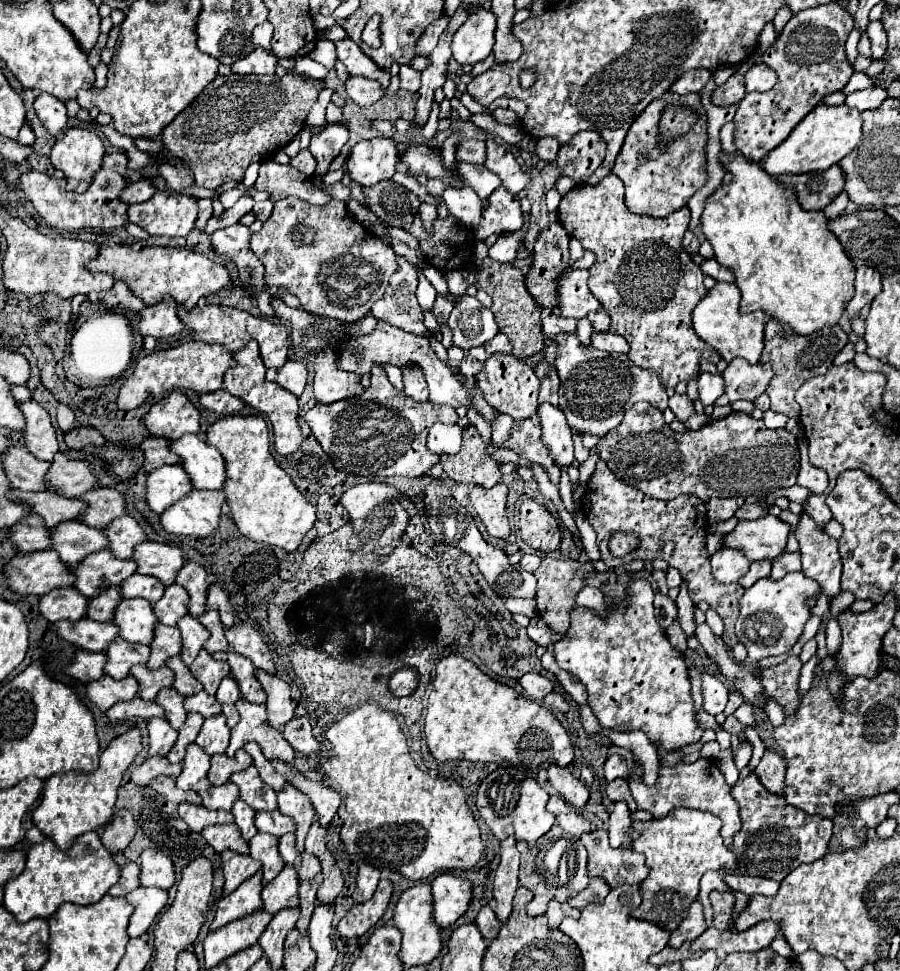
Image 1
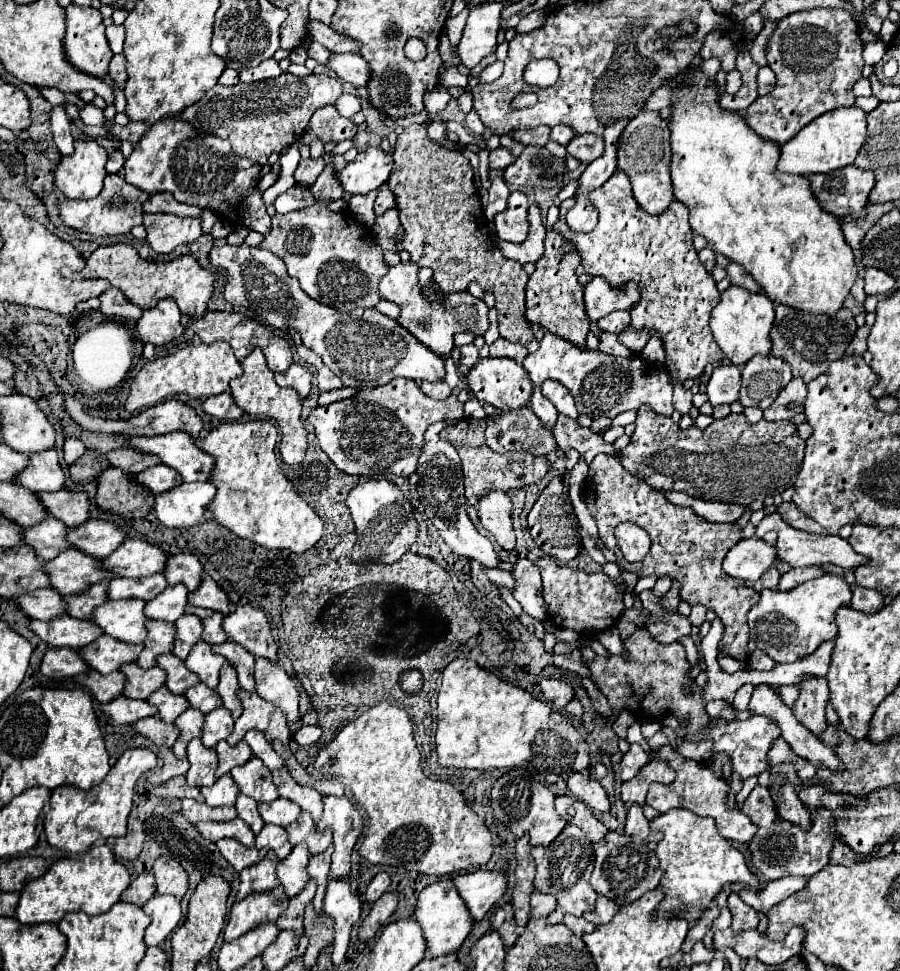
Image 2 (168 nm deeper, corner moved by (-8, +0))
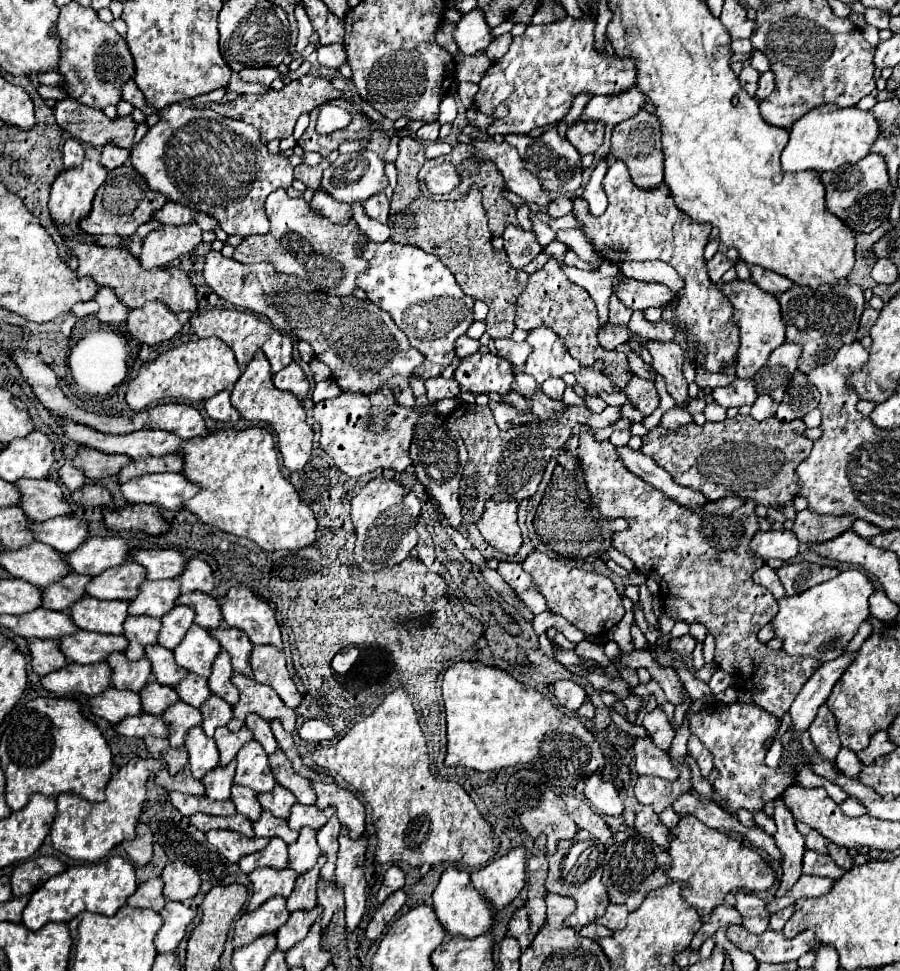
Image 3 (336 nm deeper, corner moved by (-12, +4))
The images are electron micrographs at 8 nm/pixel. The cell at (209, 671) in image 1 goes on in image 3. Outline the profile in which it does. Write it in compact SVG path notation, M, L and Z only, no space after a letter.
M192 625L182 643L174 649L174 655L180 667L186 667L188 671L208 679L208 673L212 673L212 661L216 659L218 651L220 645L216 645L216 639L212 639L208 631Z

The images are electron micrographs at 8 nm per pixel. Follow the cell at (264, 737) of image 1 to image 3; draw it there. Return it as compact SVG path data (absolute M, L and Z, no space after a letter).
M238 673L232 675L232 683L240 691L240 701L234 707L234 719L228 723L228 729L232 733L238 733L240 727L244 727L244 719L248 713L256 713L266 721L278 719L278 721L282 721L282 725L288 733L294 731L296 715L292 709L288 709L284 705L284 701L278 697L278 693L272 691L272 687L260 685L254 679L238 675Z

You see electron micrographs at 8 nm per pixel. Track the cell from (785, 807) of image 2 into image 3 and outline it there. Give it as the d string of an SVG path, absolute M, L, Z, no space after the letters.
M796 823L796 827L804 835L808 849L814 849L818 853L826 853L826 841L824 841L824 837L820 837L820 833L816 833L812 827L808 827L804 823Z

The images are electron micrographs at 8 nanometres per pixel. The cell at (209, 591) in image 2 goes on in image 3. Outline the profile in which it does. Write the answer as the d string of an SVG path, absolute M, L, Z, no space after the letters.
M190 559L186 565L186 571L180 575L180 591L182 593L200 591L200 593L212 595L214 577L212 577L210 565L202 559Z

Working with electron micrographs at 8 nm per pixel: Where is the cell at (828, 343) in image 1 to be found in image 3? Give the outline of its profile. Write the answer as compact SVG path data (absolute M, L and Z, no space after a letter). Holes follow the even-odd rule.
M844 281L834 287L822 285L816 291L794 285L792 289L784 291L784 295L780 295L778 301L782 307L782 319L786 323L786 341L802 345L802 355L798 361L800 371L810 373L816 365L832 361L832 357L838 353L842 345L856 341L858 323L864 311L864 293L858 285L850 285ZM830 295L842 295L842 297L830 297Z

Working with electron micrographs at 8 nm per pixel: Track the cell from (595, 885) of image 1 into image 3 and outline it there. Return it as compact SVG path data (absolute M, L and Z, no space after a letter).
M610 903L604 917L602 919L596 919L596 923L600 925L606 925L608 929L624 929L626 925L626 917L628 917L628 909L624 905L614 905Z

